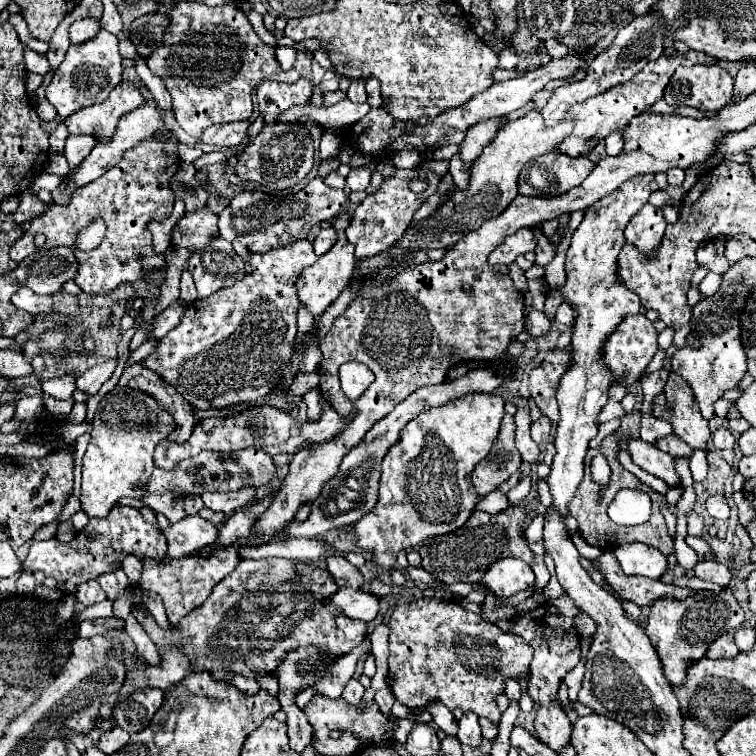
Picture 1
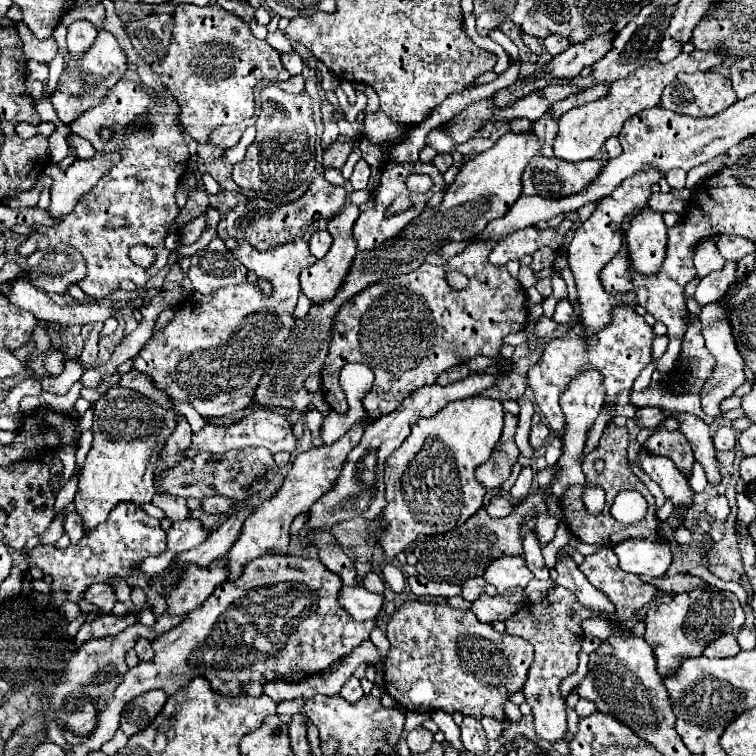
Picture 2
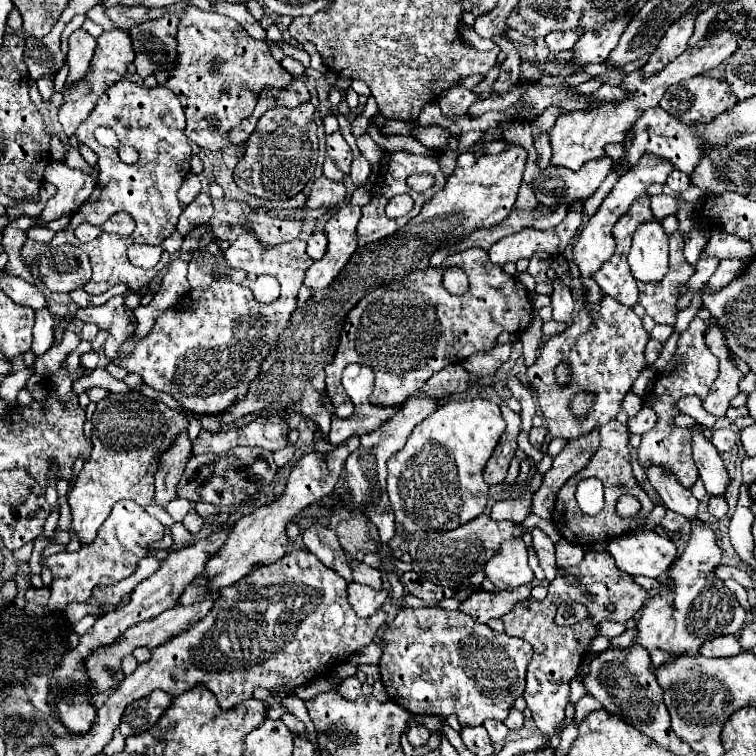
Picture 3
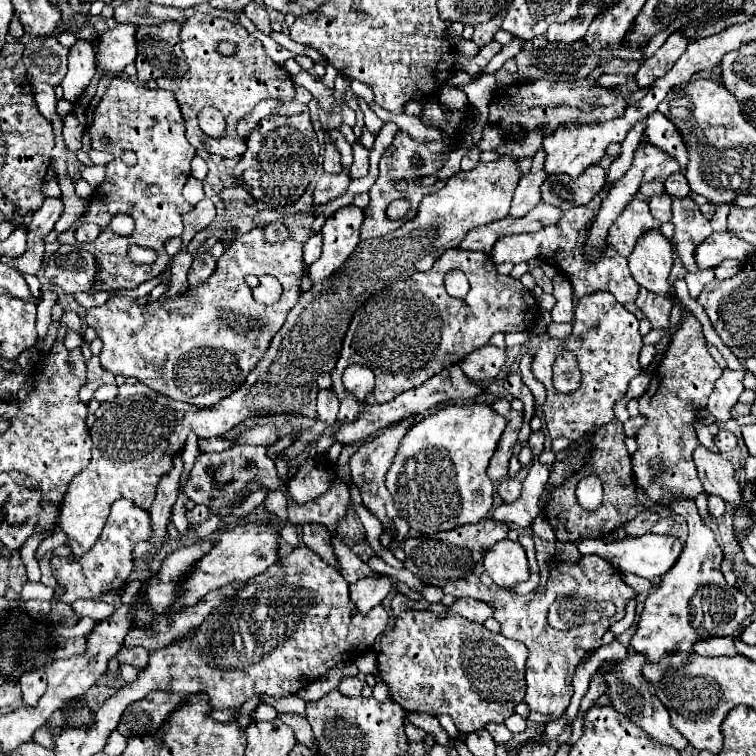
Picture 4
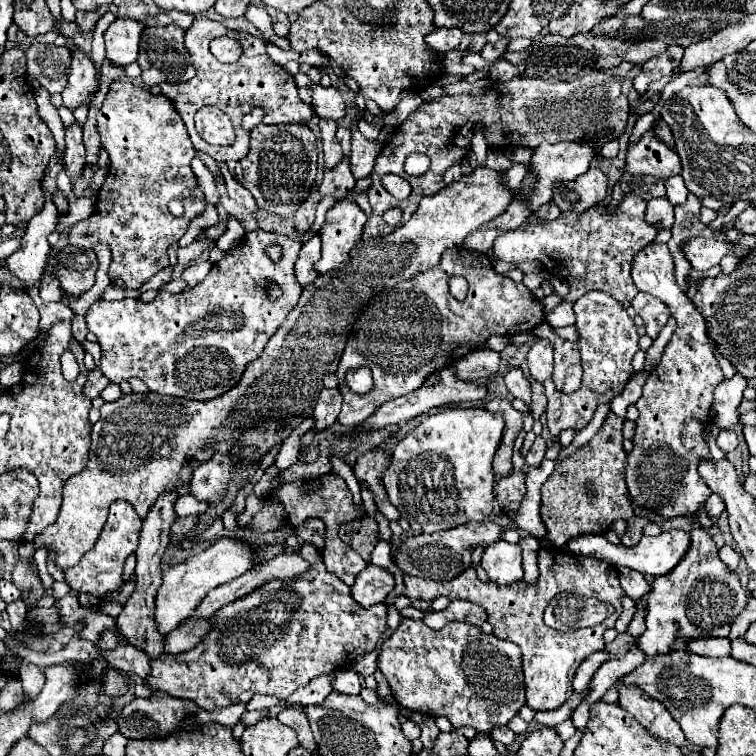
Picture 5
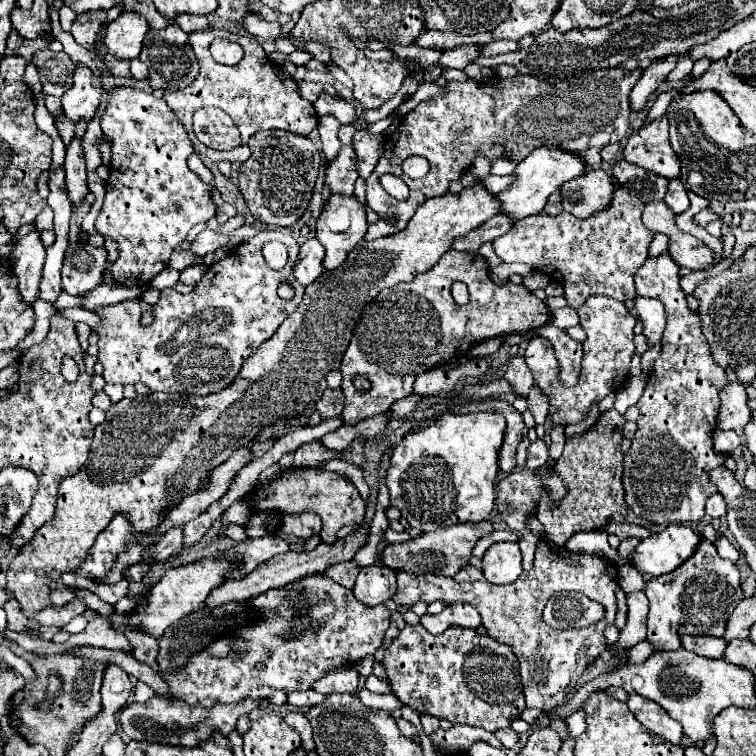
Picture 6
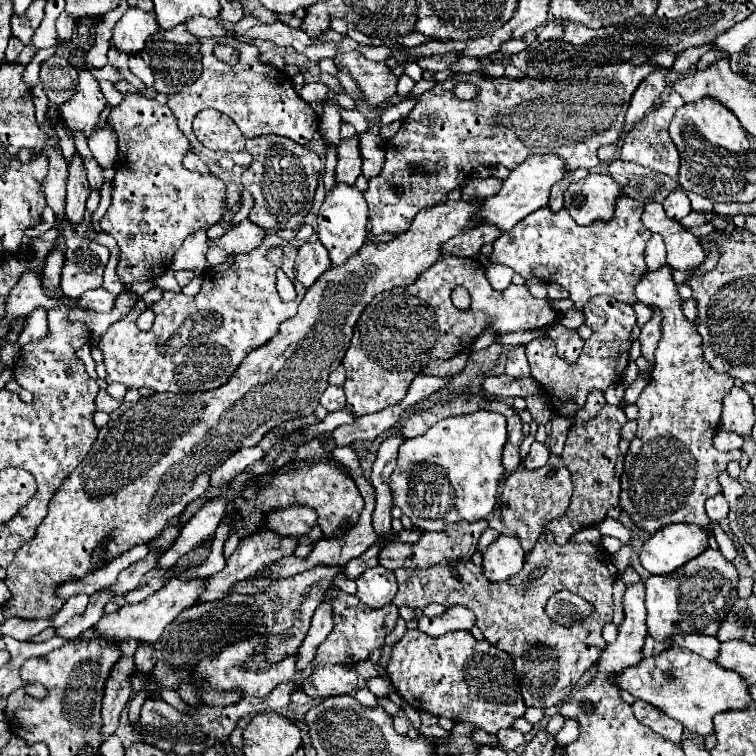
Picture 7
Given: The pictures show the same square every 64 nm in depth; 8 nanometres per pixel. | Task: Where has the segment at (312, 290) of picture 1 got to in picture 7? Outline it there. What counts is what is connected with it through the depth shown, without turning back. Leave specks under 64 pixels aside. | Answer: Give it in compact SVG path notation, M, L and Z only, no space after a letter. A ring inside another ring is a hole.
M342 182L336 184L324 198L318 214L318 240L330 252L332 264L344 264L348 256L356 254L366 240L366 222L368 222L368 206L364 194L356 186L344 186Z

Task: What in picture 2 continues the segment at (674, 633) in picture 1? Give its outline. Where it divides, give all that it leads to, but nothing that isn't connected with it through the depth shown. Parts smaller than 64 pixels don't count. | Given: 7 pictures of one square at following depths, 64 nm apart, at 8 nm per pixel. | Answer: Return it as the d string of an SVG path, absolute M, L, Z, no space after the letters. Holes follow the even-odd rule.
M706 584L682 594L658 594L648 604L648 612L642 622L646 626L644 640L654 650L658 674L670 676L676 672L680 660L688 656L700 656L712 640L740 630L744 624L744 610L732 592L718 592Z

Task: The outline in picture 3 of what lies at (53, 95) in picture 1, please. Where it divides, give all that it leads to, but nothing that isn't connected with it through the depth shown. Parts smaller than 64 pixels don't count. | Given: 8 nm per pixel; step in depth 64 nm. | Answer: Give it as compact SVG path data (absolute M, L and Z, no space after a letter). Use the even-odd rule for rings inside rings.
M108 30L108 32L100 34L98 44L96 44L96 52L94 52L94 58L92 58L92 68L90 68L88 76L80 82L74 82L72 90L64 90L64 104L58 110L58 118L60 118L60 124L62 124L62 132L66 134L68 140L72 136L76 136L78 124L84 122L84 118L88 118L88 114L92 112L92 108L96 106L96 100L104 94L104 90L126 74L126 68L132 60L134 60L132 40L124 30Z

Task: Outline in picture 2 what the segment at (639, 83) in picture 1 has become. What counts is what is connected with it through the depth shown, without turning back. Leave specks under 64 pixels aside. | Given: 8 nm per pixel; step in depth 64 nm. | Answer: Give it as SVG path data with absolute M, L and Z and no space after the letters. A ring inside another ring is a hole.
M720 48L720 50L694 50L690 54L682 52L678 58L674 58L668 64L658 64L656 60L646 62L644 66L640 66L640 70L636 70L636 74L630 74L628 78L624 78L620 82L614 82L610 86L610 94L606 98L600 98L596 102L572 108L572 110L564 112L558 118L558 134L556 134L556 140L554 140L554 146L556 146L554 148L554 156L560 158L560 160L566 160L566 162L572 162L572 164L588 160L588 158L594 158L608 138L620 134L620 130L622 130L622 126L624 126L624 122L628 118L636 116L638 112L642 112L646 108L658 106L662 90L680 72L690 72L690 74L698 72L698 70L700 72L708 72L708 70L716 68L718 64L722 64L728 54L730 54L728 48Z

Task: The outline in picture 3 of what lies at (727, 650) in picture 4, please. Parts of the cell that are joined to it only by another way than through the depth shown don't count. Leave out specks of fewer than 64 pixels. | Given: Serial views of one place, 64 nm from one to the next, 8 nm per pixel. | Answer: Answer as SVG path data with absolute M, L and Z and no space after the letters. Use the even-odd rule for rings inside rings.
M720 636L710 642L704 642L698 650L702 656L736 656L742 652L736 636Z

